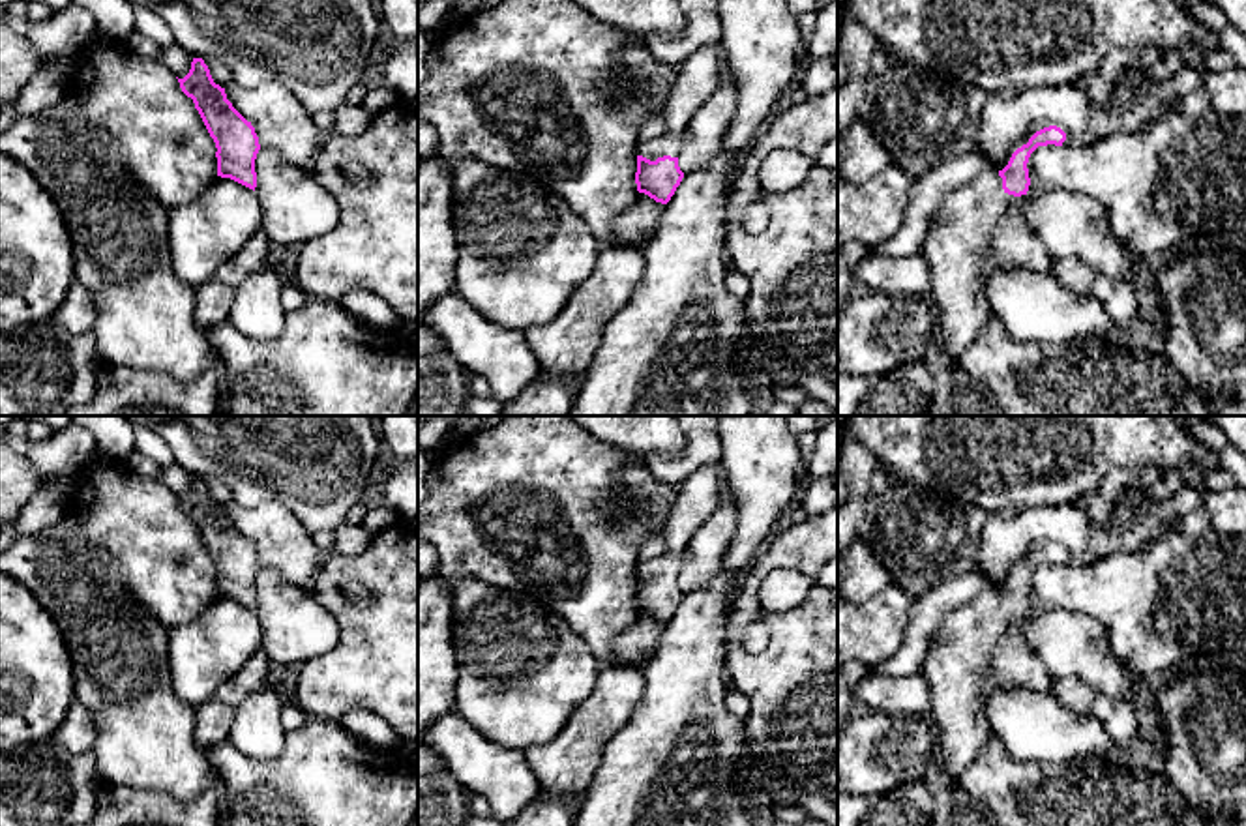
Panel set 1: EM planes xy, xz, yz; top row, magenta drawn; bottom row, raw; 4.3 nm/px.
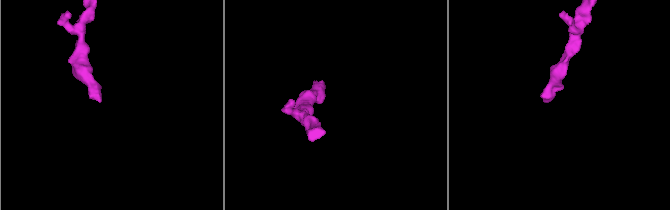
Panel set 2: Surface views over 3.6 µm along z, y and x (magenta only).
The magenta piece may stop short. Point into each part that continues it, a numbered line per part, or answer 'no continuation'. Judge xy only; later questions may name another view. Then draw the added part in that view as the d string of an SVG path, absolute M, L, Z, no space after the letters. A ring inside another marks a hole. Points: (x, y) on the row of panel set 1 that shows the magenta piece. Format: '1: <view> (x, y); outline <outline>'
no continuation

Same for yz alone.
1: yz (958, 248); outline M982 169L944 200L922 247L939 305L939 341L929 361L939 382L950 390L959 416L987 416L986 399L957 386L952 371L961 350L991 317L984 273L995 253L989 232L1006 200L997 172Z

